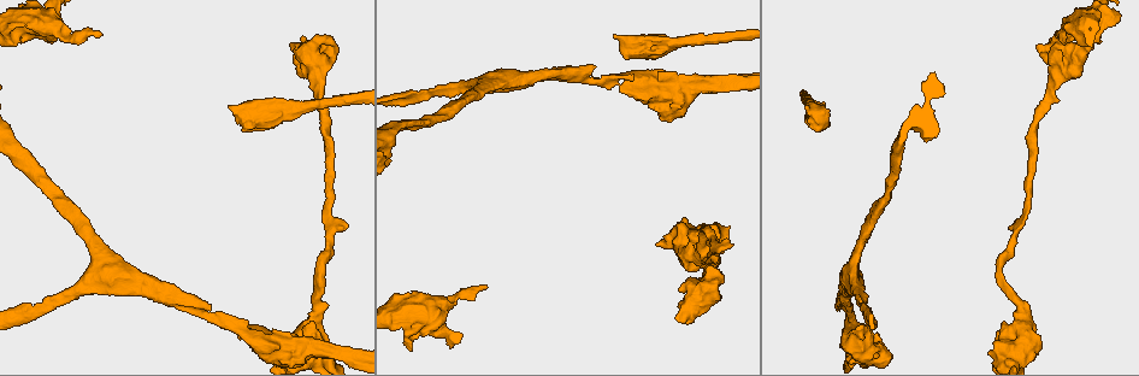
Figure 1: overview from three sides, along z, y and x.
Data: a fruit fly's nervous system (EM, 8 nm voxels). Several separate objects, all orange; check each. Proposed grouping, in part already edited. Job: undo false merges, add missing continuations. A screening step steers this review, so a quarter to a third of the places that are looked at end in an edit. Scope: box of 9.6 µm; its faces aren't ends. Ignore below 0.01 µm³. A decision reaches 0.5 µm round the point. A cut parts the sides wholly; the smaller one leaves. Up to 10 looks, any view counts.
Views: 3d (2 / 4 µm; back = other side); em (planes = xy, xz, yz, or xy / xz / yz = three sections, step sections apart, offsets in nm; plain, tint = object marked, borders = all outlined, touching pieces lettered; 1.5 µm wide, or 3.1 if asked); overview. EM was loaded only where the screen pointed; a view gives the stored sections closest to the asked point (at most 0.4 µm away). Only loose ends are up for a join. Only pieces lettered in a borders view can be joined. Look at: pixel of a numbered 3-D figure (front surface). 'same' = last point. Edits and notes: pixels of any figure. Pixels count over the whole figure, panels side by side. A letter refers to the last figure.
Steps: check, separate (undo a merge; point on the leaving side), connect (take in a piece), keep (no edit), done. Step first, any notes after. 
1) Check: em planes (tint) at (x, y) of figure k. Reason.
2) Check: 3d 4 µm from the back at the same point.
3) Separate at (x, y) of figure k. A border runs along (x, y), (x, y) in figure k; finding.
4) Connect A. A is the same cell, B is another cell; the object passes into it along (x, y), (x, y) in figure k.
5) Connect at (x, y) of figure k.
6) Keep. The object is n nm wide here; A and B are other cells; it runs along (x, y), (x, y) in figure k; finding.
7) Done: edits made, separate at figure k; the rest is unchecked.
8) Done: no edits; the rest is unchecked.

Check: 3d 2 µm at (1013, 225) of figure 1. Branch stops here.

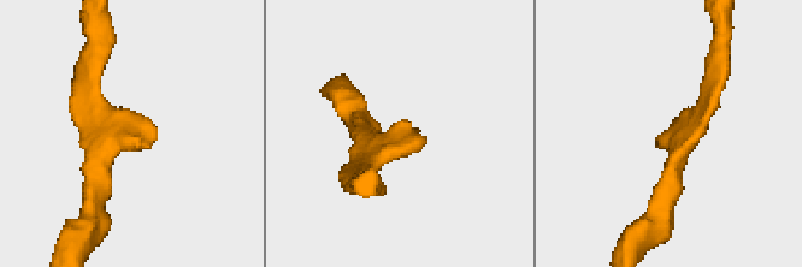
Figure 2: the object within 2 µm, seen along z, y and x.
Check: em xy step 4 (borders) at (425, 138) of figure 2.

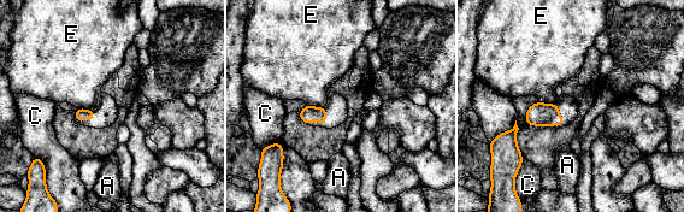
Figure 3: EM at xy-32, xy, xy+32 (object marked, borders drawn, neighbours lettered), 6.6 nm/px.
Keep. A, C and E are other cells; none of them fits.

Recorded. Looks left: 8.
Check: em planes (borders) at (294, 107) of figure 1. Calibre changes.

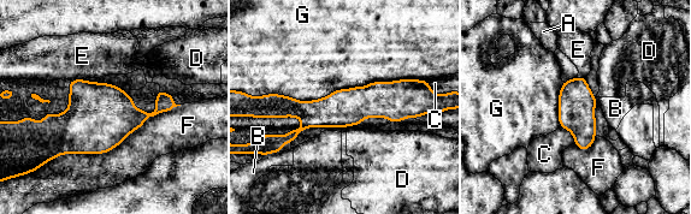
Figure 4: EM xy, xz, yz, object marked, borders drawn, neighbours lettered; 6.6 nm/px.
Keep. The object is 240 nm wide here; A, B, C, D, E, F and G are other cells; a border runs along (424, 79), (312, 100), (261, 96) in figure 4; all the same cell.

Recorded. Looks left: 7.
Check: em planes (borders) at (100, 34) of figure 1. Branch stops here.

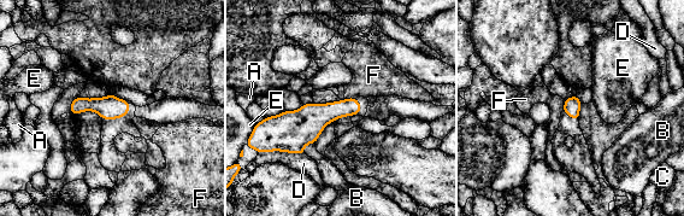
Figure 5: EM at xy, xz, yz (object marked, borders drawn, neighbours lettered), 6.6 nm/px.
Keep. A, B, C, D, E and F are other cells; a border runs along (355, 97), (345, 99) in figure 5; no lettered piece goes on from it.

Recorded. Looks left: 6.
Check: 3d 4 µm at (47, 13) of figure 1. Four-way junction.

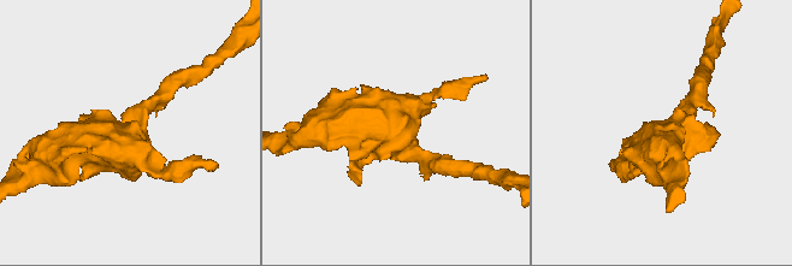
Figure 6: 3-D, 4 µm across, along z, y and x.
Check: em planes (tint) at (129, 132) of figure 6. Need the tissue.

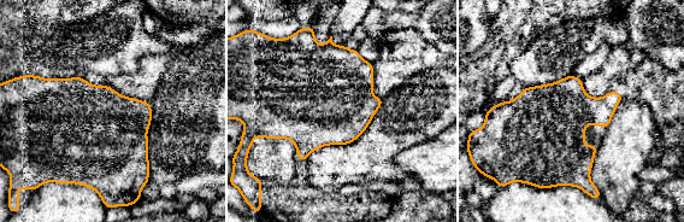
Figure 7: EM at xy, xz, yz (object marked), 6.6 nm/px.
Check: em planes (borders) at the same point. See the neighbours.

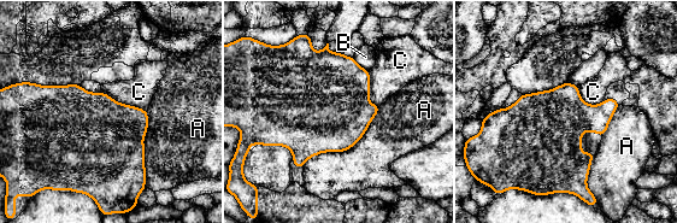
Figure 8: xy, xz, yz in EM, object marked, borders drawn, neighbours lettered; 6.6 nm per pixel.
Keep. A, B and C are other cells; 4 arms meet here; all the same cell.

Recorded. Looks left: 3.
Done: no edits; the rest is unchecked.

